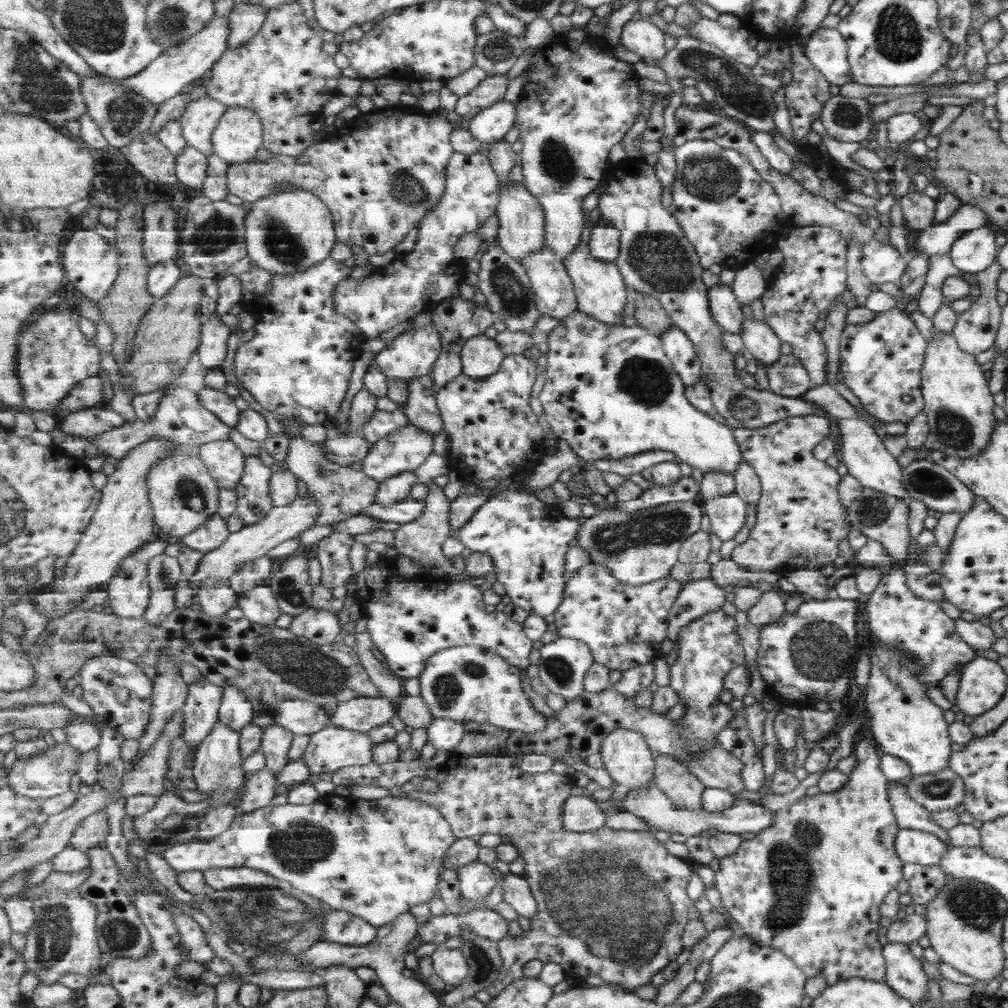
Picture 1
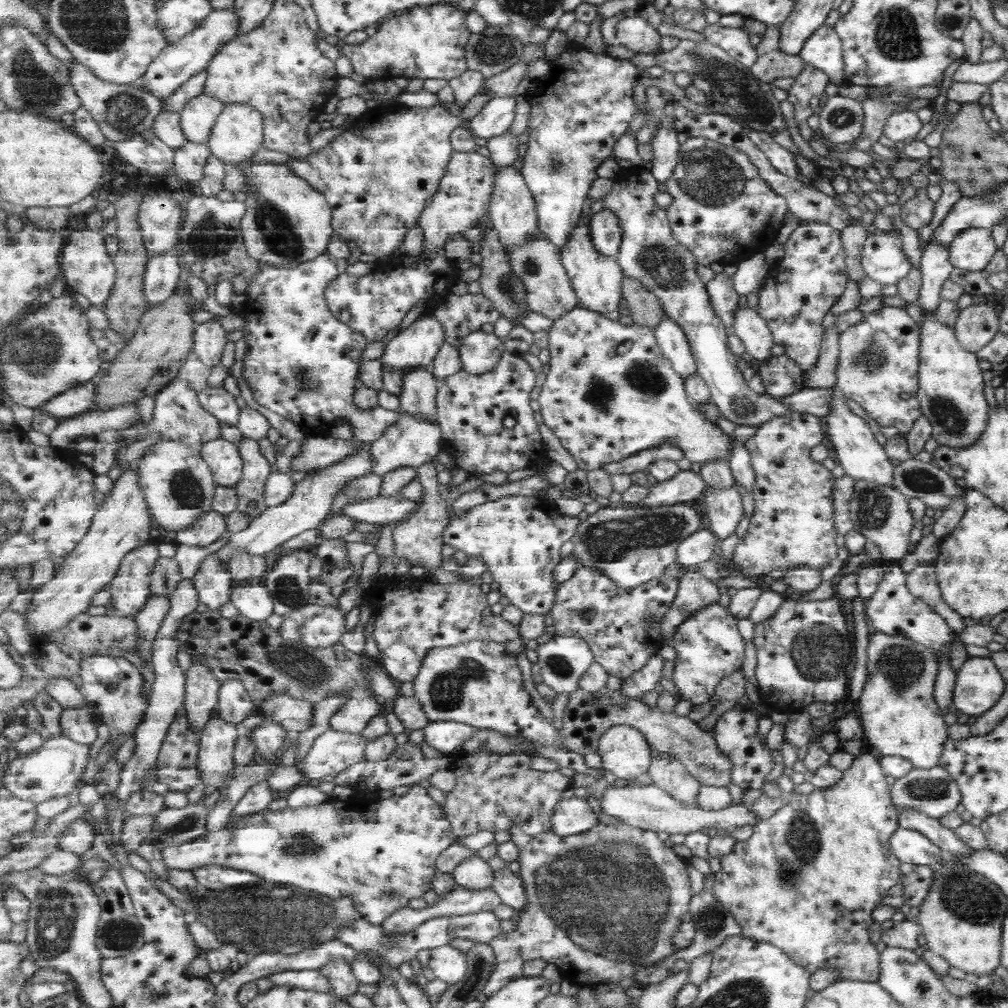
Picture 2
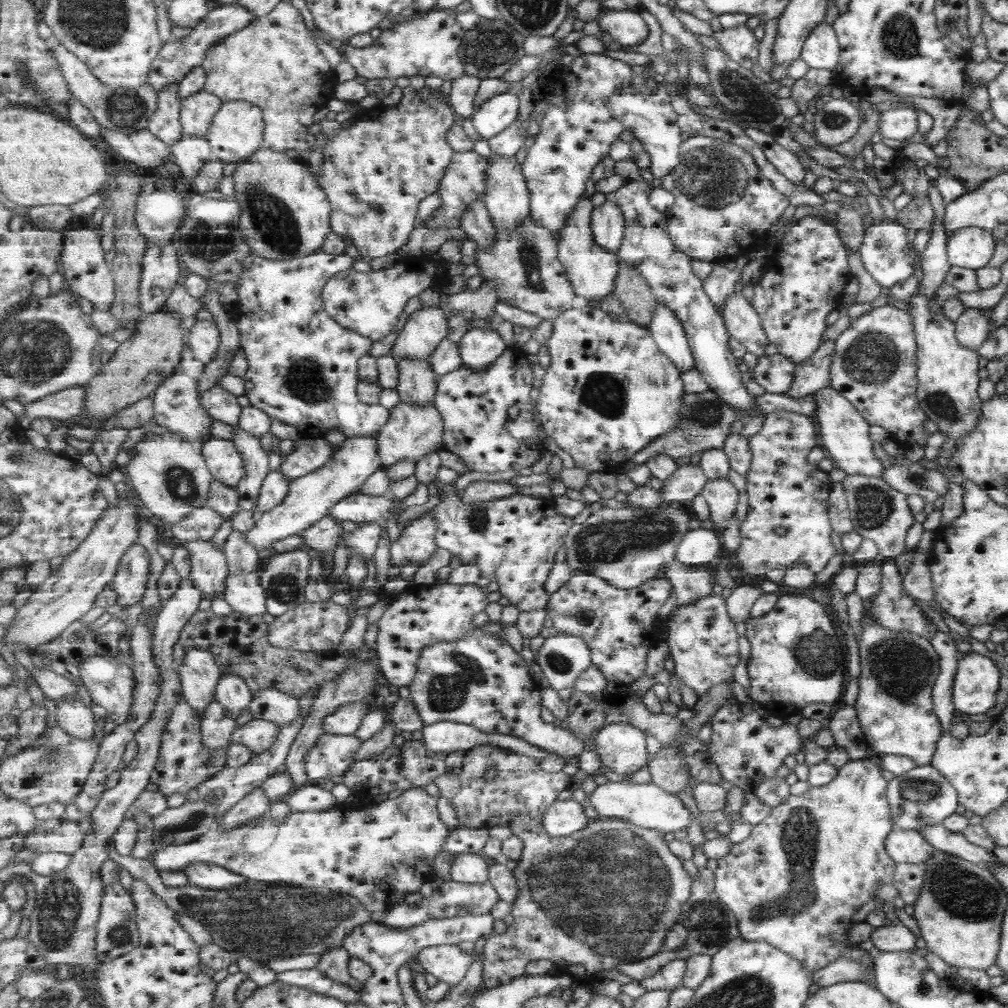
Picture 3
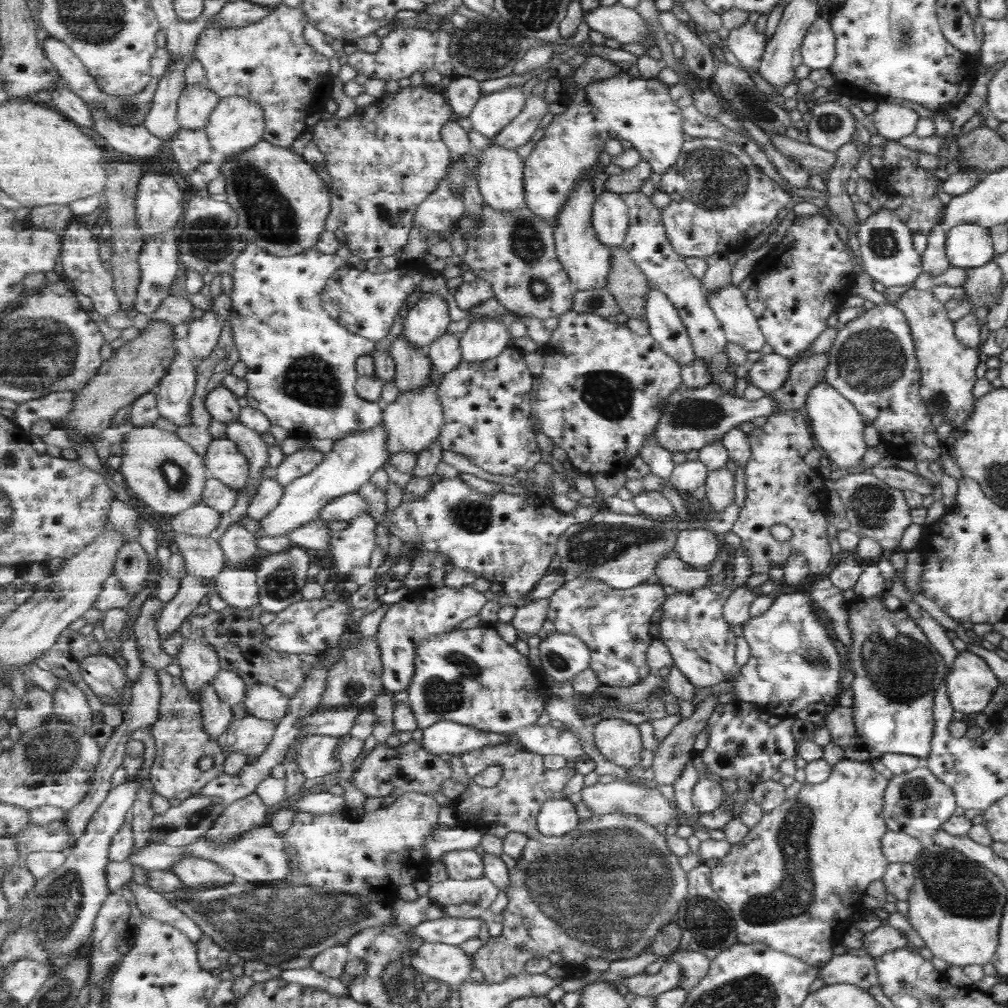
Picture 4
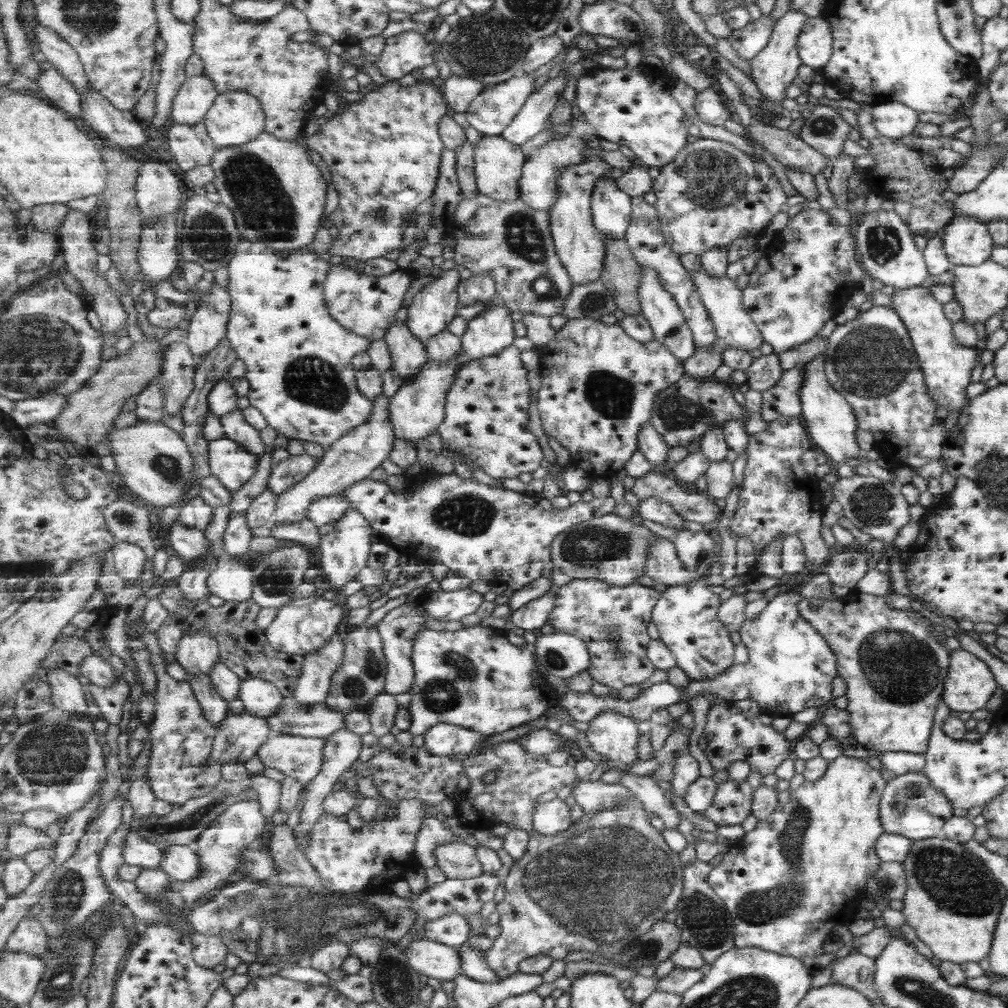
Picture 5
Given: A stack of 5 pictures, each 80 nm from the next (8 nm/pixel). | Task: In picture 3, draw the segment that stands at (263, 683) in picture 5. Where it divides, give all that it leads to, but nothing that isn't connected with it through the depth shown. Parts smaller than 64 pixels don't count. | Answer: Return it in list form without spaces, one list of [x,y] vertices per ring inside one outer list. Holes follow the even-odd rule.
[[[269,687],[254,694],[249,712],[255,719],[265,719],[283,726],[300,717],[299,698]]]

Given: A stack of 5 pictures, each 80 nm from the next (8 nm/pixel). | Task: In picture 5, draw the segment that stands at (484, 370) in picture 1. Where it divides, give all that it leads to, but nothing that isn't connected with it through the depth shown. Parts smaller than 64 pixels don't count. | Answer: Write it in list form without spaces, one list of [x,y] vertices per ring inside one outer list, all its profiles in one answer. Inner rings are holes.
[[[491,301],[488,309],[468,322],[462,350],[469,359],[495,356],[513,344],[515,324],[512,310],[503,301]]]

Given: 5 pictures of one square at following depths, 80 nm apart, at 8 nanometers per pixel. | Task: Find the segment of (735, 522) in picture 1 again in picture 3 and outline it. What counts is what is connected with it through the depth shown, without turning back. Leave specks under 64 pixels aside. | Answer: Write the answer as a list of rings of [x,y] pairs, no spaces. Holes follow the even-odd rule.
[[[708,479],[701,493],[710,508],[710,527],[718,534],[735,520],[735,510],[739,504],[739,492],[728,479]]]

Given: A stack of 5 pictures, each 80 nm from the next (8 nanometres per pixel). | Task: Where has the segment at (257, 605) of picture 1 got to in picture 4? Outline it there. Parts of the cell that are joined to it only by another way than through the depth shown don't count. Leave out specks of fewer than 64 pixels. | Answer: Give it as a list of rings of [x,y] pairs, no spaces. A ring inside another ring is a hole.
[[[227,562],[216,576],[214,591],[228,605],[247,610],[260,604],[257,577],[256,571],[234,567]]]

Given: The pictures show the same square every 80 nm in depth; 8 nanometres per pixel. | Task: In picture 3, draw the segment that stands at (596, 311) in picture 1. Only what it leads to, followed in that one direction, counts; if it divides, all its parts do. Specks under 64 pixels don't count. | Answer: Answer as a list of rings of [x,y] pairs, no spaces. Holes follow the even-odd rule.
[[[581,197],[567,219],[565,229],[560,230],[558,239],[558,255],[565,265],[569,280],[579,296],[587,300],[602,301],[606,296],[614,294],[615,281],[618,279],[620,256],[617,252],[605,250],[595,240],[592,229],[593,204],[589,197]]]

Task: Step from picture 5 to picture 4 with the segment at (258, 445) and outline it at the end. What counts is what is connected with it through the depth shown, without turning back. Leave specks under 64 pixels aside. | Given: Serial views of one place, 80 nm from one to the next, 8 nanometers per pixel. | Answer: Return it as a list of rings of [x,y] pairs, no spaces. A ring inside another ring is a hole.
[[[233,420],[228,423],[227,437],[237,444],[238,450],[246,456],[250,463],[250,477],[248,484],[242,490],[252,494],[252,500],[259,488],[262,480],[263,469],[269,466],[268,446],[262,438],[262,434],[251,430],[242,424],[240,420]]]

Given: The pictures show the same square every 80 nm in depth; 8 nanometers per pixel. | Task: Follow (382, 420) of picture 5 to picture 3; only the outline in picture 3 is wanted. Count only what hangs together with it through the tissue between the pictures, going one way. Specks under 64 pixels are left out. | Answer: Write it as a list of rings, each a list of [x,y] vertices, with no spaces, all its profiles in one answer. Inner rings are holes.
[[[347,438],[328,464],[304,477],[292,479],[287,498],[275,509],[257,516],[253,528],[245,532],[247,538],[261,552],[265,548],[272,548],[272,542],[303,534],[329,516],[332,506],[362,488],[367,479],[381,468],[377,438]]]

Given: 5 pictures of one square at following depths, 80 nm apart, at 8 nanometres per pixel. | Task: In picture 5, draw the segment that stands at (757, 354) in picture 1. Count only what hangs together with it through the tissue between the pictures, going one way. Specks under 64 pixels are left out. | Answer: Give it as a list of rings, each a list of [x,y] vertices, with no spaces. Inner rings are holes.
[[[700,268],[698,271],[691,271],[694,278],[696,290],[699,291],[703,304],[709,310],[709,314],[715,323],[715,332],[718,334],[720,344],[725,347],[735,346],[745,350],[757,350],[763,344],[762,330],[759,330],[757,323],[747,312],[743,304],[744,291],[737,286],[737,282],[728,275],[721,278],[709,276],[707,271]]]

